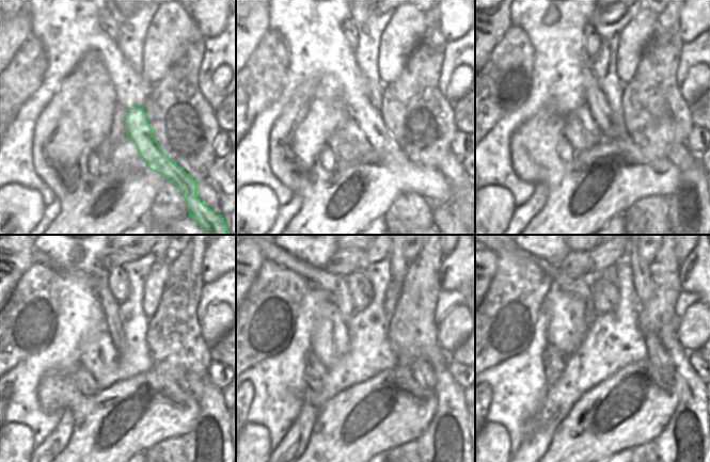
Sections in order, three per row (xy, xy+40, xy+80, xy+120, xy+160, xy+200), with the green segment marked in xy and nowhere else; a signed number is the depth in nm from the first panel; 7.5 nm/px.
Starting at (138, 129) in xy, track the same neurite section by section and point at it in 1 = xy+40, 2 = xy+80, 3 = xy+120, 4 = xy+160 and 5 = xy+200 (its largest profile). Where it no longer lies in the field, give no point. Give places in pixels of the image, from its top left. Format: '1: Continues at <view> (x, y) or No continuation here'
1: Continues at xy+40 (368, 118)
2: Continues at xy+80 (596, 101)
3: Continues at xy+120 (97, 281)
4: Continues at xy+160 (336, 287)
5: Continues at xy+200 (577, 286)

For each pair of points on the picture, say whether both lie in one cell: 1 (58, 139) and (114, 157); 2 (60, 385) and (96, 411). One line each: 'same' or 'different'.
1: different
2: same

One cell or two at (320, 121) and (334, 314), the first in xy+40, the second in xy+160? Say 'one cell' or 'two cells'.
two cells

